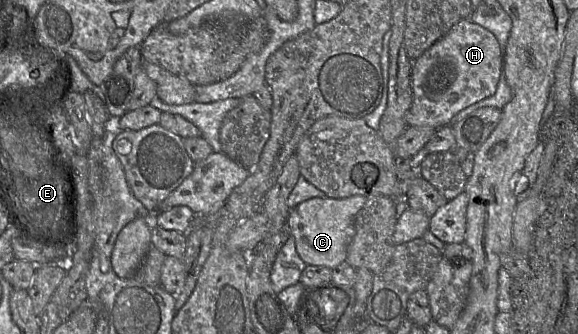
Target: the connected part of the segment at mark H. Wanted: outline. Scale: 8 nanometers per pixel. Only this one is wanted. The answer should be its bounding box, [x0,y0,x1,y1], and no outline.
[405,19,503,127]

